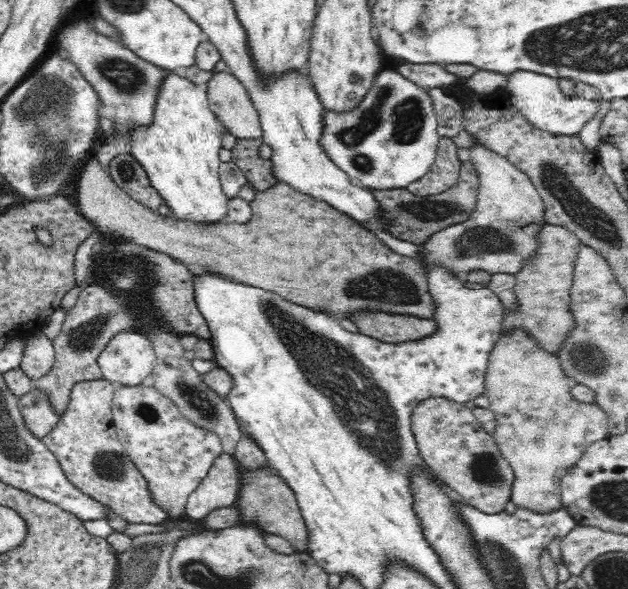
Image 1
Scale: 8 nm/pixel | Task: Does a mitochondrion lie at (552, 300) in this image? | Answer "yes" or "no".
no

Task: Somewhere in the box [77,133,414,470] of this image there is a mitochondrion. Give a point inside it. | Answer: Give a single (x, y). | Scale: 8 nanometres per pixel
(202, 404)

